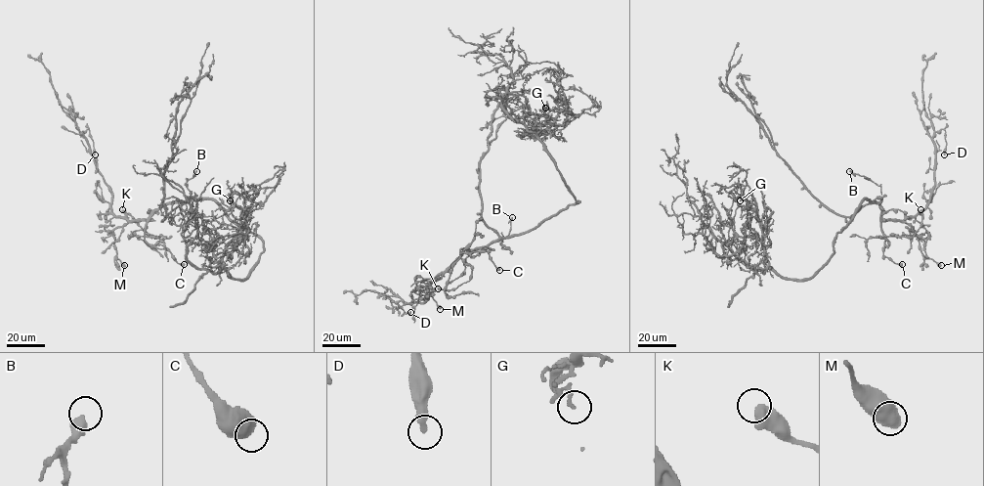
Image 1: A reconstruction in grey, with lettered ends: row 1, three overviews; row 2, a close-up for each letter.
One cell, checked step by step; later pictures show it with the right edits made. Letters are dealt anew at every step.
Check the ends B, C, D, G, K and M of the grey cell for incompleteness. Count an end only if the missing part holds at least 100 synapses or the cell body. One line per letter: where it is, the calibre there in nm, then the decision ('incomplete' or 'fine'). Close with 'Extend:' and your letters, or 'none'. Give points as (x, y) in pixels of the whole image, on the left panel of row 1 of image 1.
B: at (196, 171); 480 nm thick; fine
C: at (184, 264); 700 nm thick; fine
D: at (95, 154); 380 nm thick; fine
G: at (230, 200); 130 nm thick; fine
K: at (122, 209); 650 nm thick; fine
M: at (124, 265); 600 nm thick; fine
Extend: none

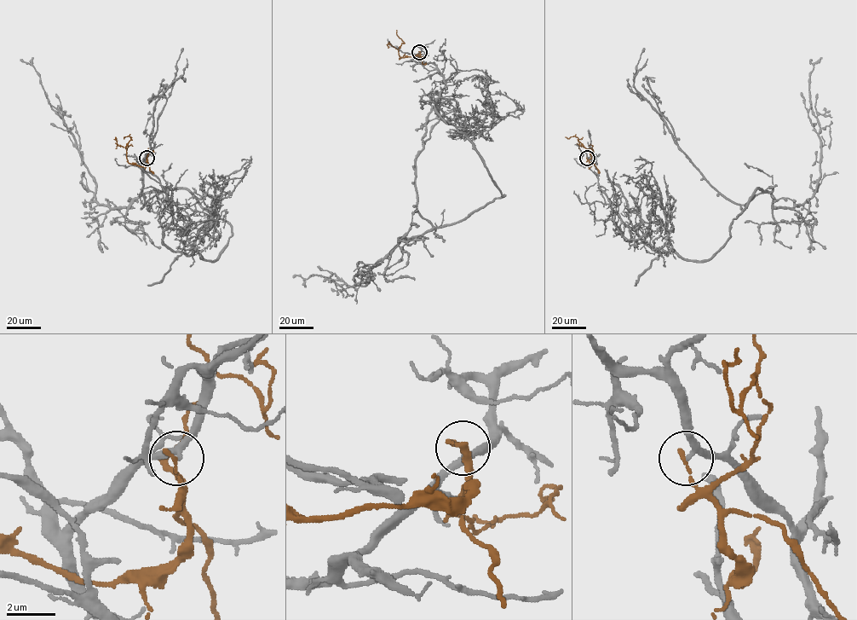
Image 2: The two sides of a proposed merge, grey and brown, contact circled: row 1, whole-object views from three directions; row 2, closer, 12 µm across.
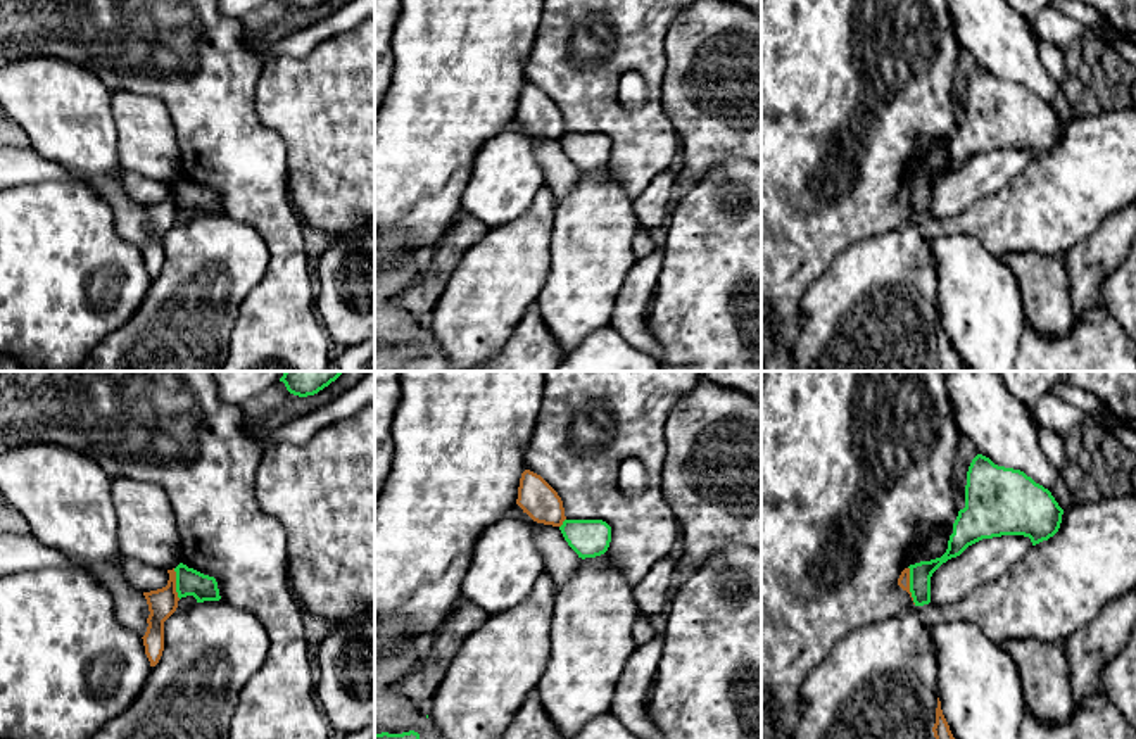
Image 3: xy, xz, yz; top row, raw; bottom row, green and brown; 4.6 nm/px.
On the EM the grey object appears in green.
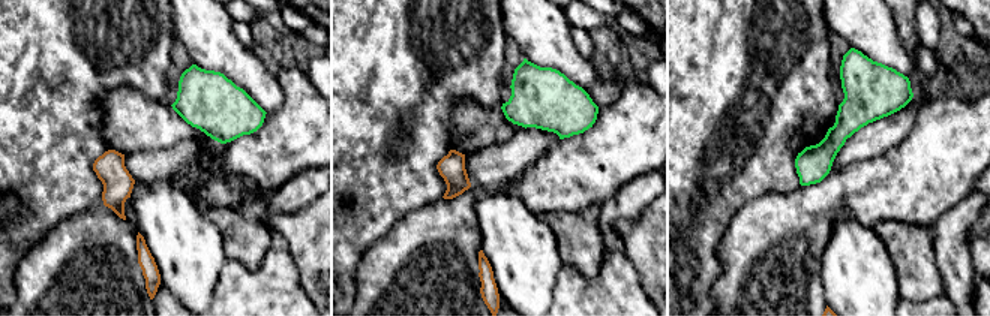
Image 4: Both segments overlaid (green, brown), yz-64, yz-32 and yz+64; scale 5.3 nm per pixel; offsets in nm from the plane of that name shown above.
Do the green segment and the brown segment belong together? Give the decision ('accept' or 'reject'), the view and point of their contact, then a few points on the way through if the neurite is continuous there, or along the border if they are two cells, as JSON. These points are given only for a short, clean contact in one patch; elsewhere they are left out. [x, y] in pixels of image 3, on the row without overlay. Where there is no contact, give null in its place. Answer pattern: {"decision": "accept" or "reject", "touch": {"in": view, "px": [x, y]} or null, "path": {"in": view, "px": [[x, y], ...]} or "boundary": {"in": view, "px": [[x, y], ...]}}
{"decision": "reject", "touch": {"in": "yz", "px": [910, 199]}, "boundary": {"in": "yz", "px": [[908, 180], [908, 204], [915, 216]]}}

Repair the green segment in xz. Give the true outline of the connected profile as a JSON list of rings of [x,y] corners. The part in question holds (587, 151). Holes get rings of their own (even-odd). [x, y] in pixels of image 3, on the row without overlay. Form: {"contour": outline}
{"contour": [[[565,133],[559,143],[582,173],[604,167],[611,155],[611,140],[603,133]]]}

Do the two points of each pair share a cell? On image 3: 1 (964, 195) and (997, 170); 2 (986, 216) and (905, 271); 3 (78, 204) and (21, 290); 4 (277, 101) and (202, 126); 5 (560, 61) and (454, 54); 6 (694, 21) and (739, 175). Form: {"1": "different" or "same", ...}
{"1": "same", "2": "same", "3": "same", "4": "different", "5": "different", "6": "different"}

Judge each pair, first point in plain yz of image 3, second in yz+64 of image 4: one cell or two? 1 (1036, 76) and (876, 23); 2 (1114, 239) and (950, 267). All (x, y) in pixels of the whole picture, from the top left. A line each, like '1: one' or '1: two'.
1: one
2: one

